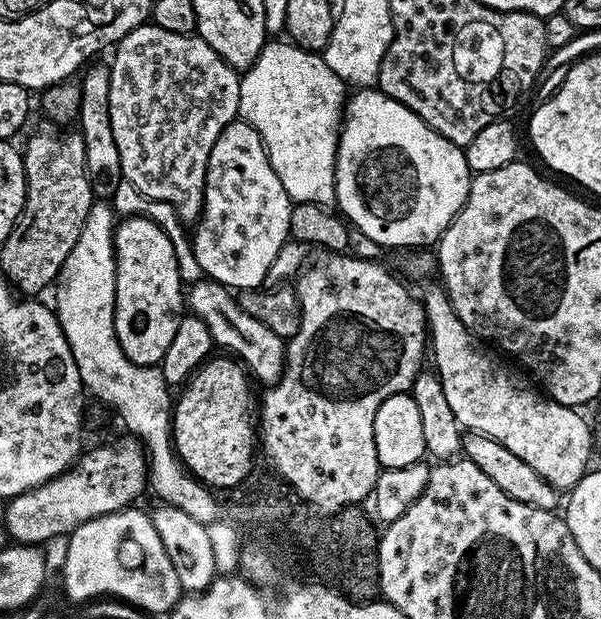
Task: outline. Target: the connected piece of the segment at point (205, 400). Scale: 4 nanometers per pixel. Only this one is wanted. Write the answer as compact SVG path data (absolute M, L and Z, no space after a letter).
M218 356L211 357L206 360L204 364L200 366L193 373L191 380L185 387L186 392L177 399L173 409L173 447L178 457L181 459L181 463L185 468L193 475L197 480L207 487L219 490L219 488L232 488L235 489L248 479L254 470L254 442L256 443L256 430L254 422L250 420L250 388L248 386L248 374L244 366L236 361L233 357L225 356L226 358L218 358Z

